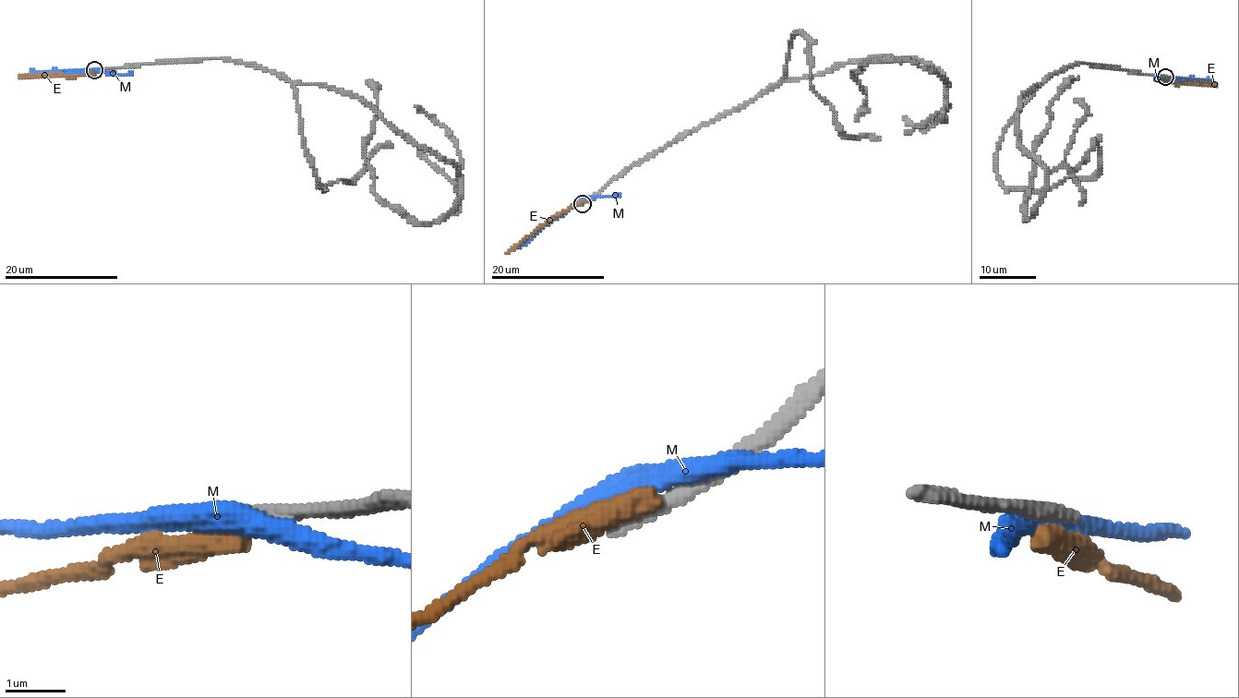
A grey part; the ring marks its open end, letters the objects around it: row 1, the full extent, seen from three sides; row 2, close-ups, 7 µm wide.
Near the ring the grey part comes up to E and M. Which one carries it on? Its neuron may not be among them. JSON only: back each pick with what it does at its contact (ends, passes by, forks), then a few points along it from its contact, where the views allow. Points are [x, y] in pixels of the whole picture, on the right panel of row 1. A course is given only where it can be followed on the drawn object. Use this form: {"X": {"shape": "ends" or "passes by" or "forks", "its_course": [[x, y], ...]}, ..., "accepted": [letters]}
{"accepted": []}

